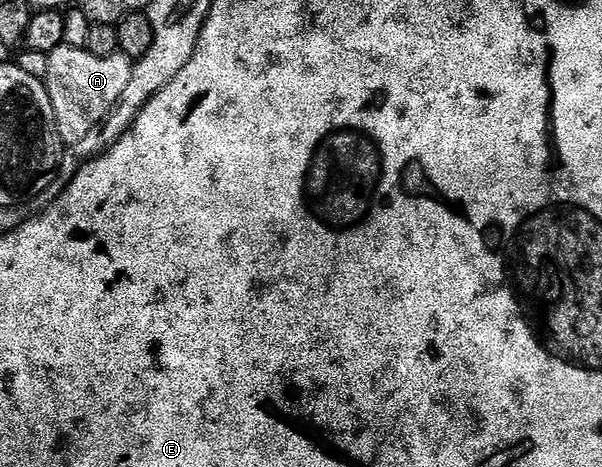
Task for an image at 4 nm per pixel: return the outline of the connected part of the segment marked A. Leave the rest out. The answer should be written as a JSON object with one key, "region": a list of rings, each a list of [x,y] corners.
{"region":[[[61,45],[47,52],[49,64],[43,78],[44,88],[48,91],[52,106],[52,121],[60,135],[61,144],[71,145],[82,141],[110,109],[122,97],[122,89],[130,81],[133,60],[125,55],[114,54],[98,57],[84,47]]]}

